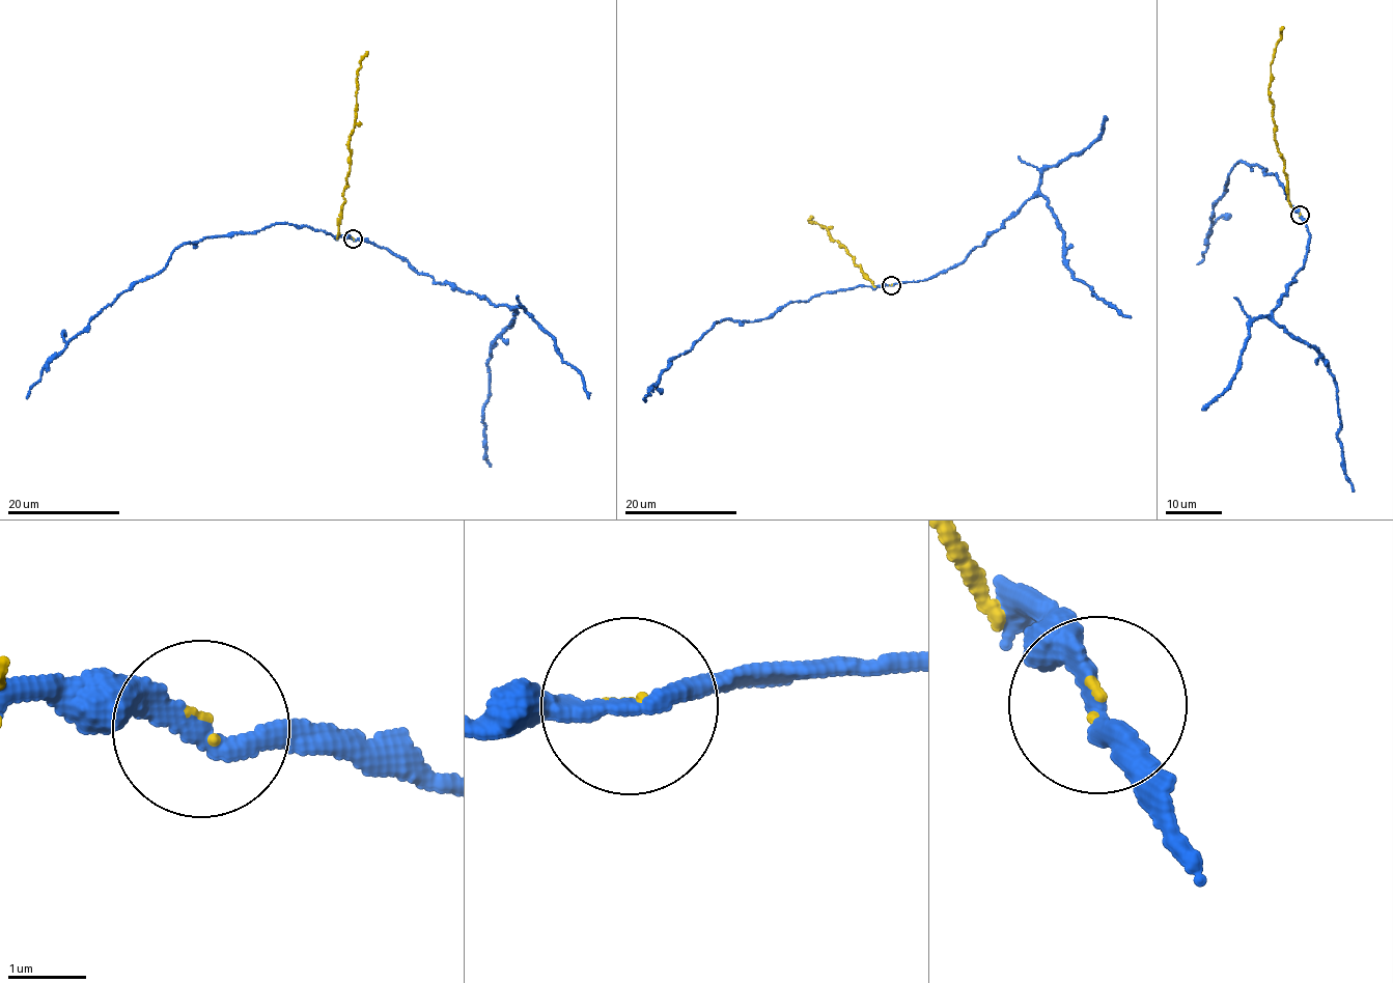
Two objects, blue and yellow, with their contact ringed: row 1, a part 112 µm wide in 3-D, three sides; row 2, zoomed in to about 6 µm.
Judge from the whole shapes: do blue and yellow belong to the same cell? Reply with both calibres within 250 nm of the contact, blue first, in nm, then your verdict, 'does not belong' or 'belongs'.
240 nm thick on the blue side, 40 nm on the other; does not belong

